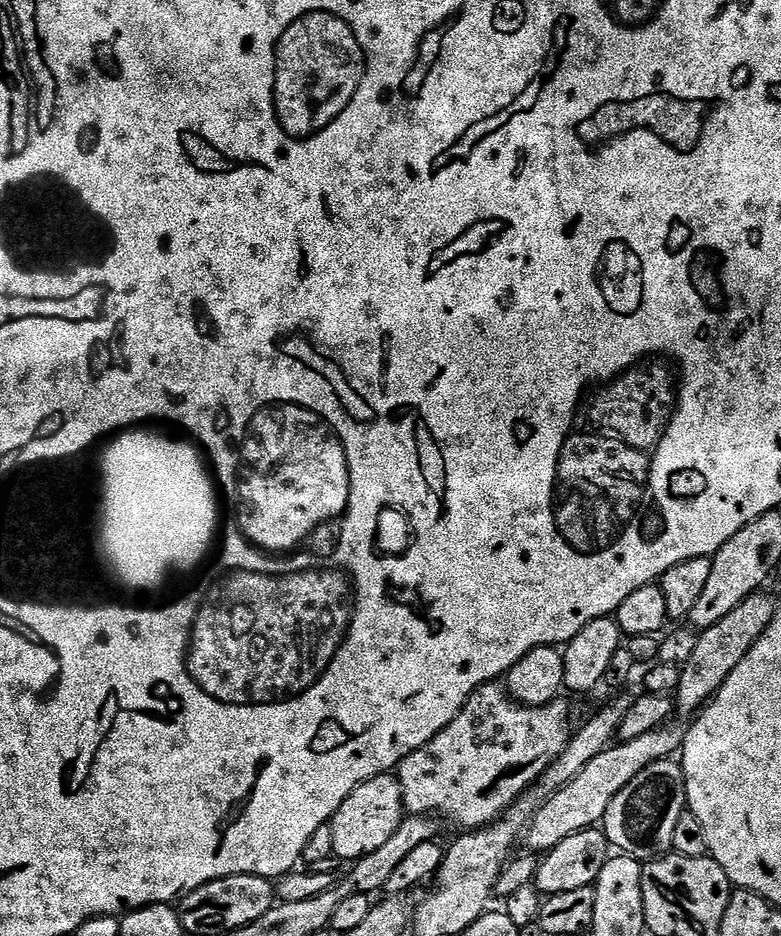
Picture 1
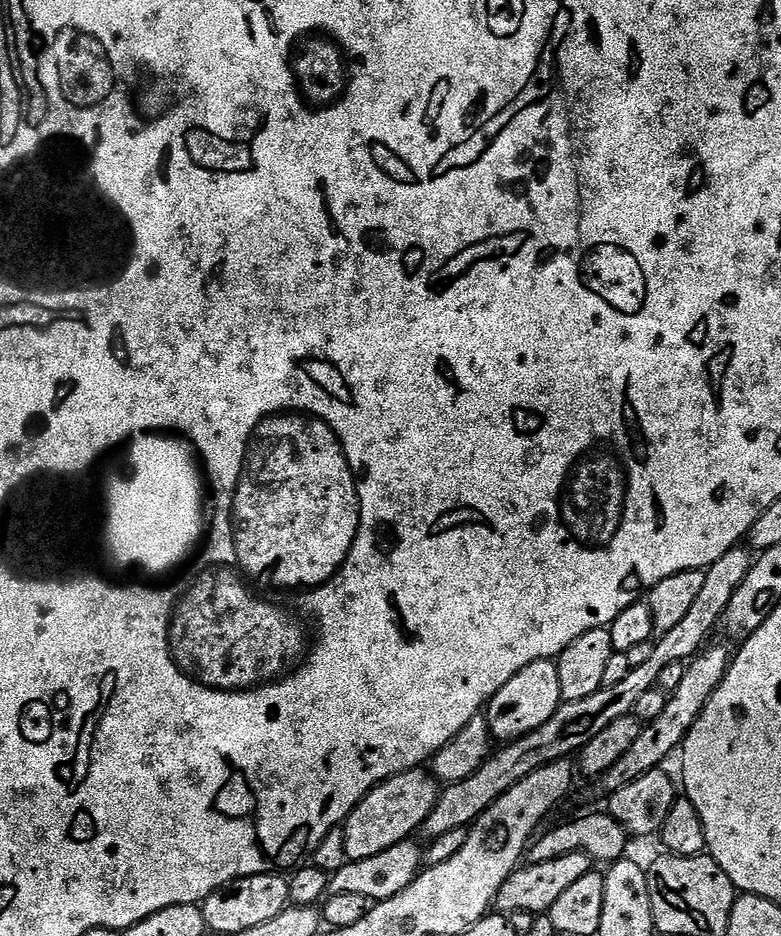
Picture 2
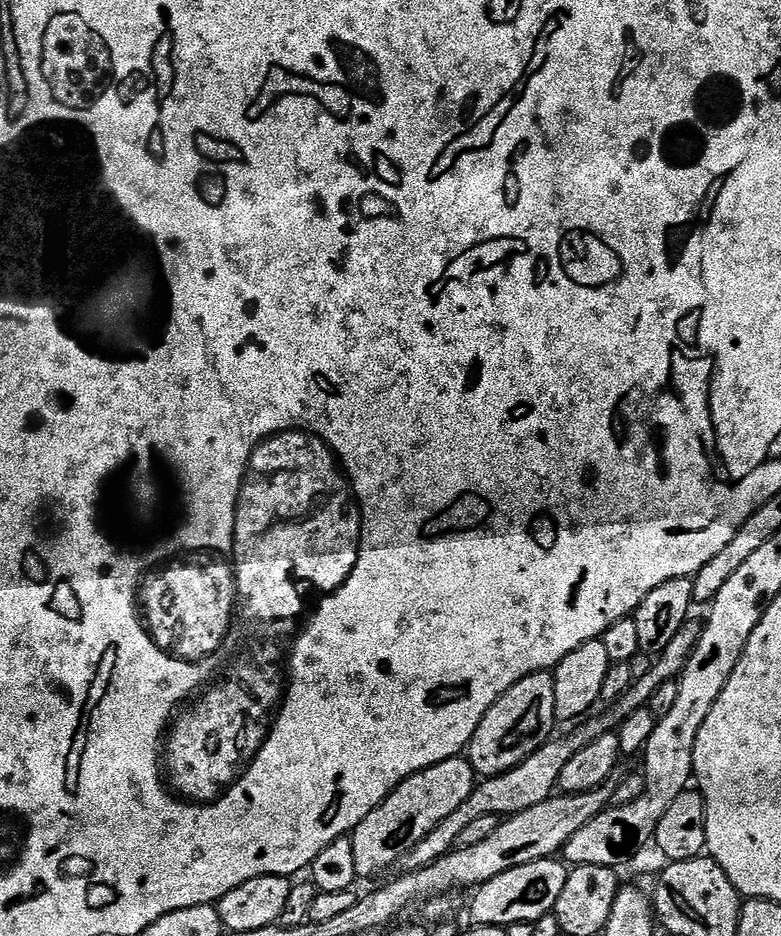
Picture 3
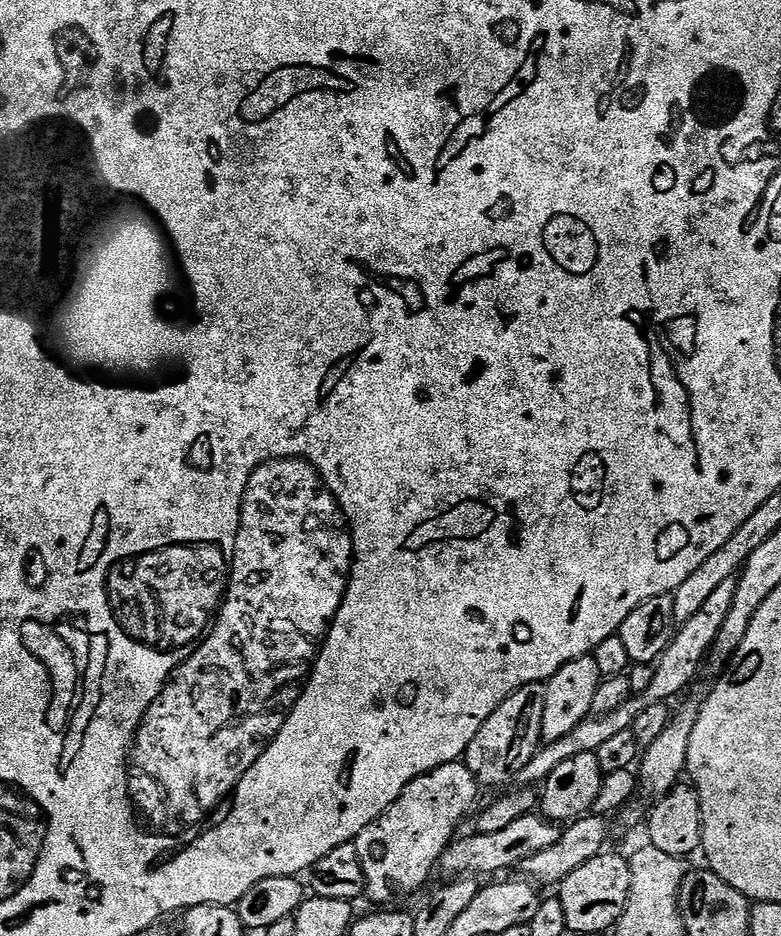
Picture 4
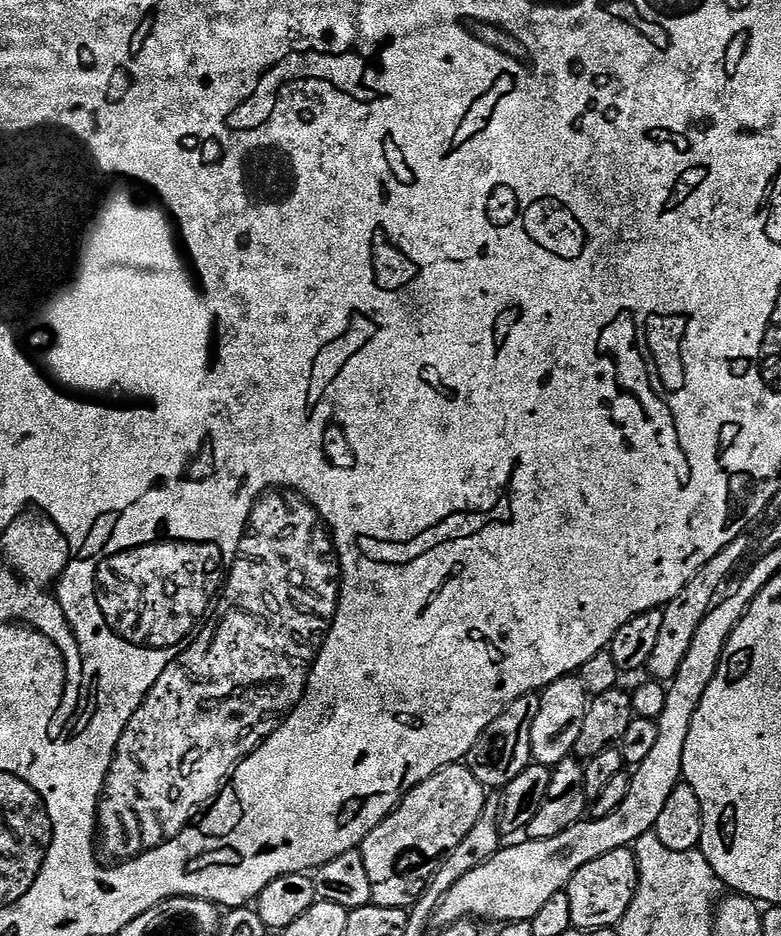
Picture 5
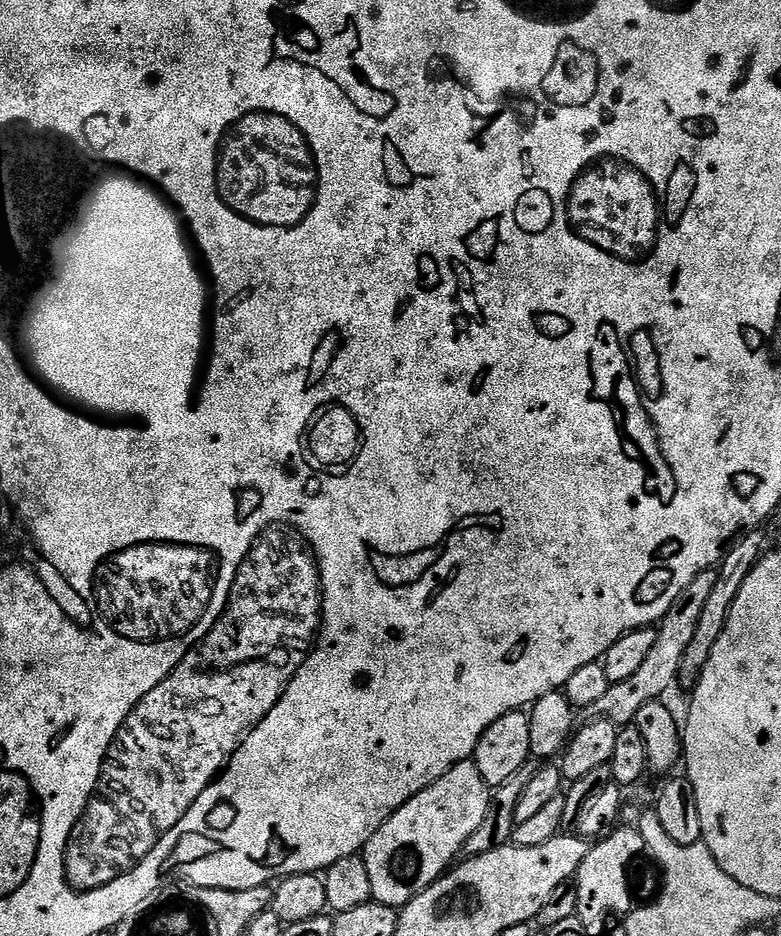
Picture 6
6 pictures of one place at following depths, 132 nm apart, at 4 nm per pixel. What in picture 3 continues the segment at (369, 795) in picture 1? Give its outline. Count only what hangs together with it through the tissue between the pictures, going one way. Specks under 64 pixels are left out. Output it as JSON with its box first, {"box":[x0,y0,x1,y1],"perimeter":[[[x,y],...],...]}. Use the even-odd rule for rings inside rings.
{"box":[350,755,478,877],"perimeter":[[[463,755],[451,756],[446,762],[438,762],[418,774],[414,774],[406,782],[396,787],[380,805],[350,835],[354,842],[354,866],[357,877],[376,876],[395,865],[404,853],[410,851],[415,844],[442,818],[454,814],[466,798],[475,790],[478,777],[472,764]]]}

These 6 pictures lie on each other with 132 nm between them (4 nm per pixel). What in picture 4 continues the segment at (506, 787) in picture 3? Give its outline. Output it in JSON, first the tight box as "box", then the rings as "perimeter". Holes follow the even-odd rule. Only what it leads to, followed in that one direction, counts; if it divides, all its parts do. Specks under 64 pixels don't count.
{"box":[518,575,738,786],"perimeter":[[[737,575],[726,578],[714,590],[714,593],[706,598],[706,603],[699,612],[677,629],[672,645],[664,651],[664,655],[657,661],[654,667],[654,679],[650,681],[650,686],[646,690],[632,695],[629,700],[622,702],[622,706],[618,706],[618,710],[614,710],[613,713],[602,716],[587,716],[582,722],[578,722],[578,726],[574,726],[574,730],[570,730],[570,734],[558,738],[558,742],[544,744],[536,751],[534,758],[530,758],[530,762],[526,762],[526,766],[521,770],[518,777],[519,783],[524,786],[543,785],[545,778],[554,774],[554,770],[558,766],[562,766],[562,762],[575,758],[578,754],[595,753],[598,746],[605,744],[611,737],[631,730],[638,714],[642,714],[642,710],[647,710],[650,706],[668,704],[679,692],[686,691],[691,686],[692,679],[695,678],[700,664],[702,668],[703,662],[711,653],[713,642],[717,640],[717,636],[729,616],[734,595],[737,593],[738,580]]]}

